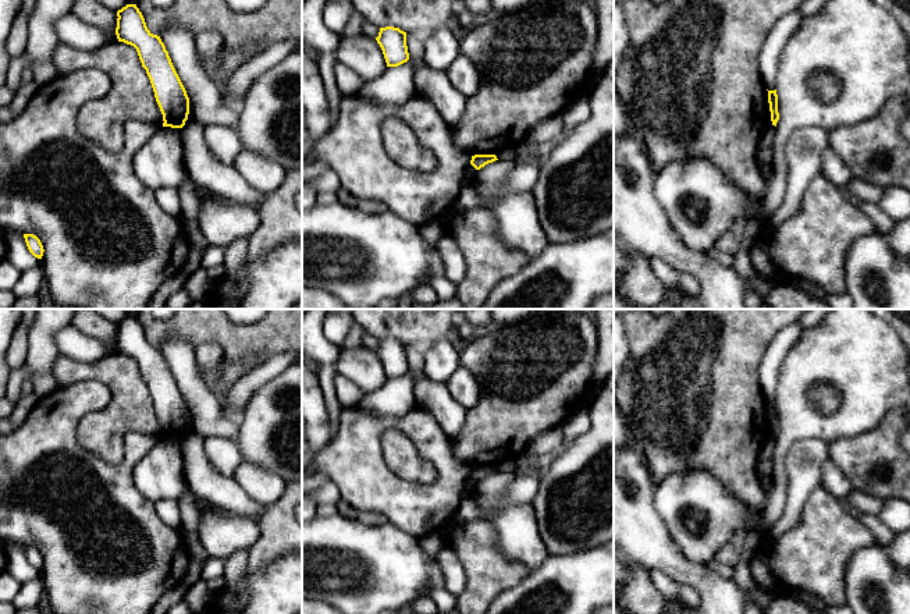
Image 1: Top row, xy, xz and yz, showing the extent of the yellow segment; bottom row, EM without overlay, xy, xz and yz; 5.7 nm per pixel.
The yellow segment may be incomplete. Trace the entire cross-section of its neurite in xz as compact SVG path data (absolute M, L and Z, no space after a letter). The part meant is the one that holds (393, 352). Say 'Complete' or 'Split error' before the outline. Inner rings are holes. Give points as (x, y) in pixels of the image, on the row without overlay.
Complete. M380 340L376 352L383 362L387 379L398 379L409 372L406 344L399 340Z

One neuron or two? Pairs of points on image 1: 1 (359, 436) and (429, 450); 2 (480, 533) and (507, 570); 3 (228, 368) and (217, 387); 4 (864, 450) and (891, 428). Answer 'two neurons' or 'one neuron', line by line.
1: one neuron
2: one neuron
3: one neuron
4: one neuron

